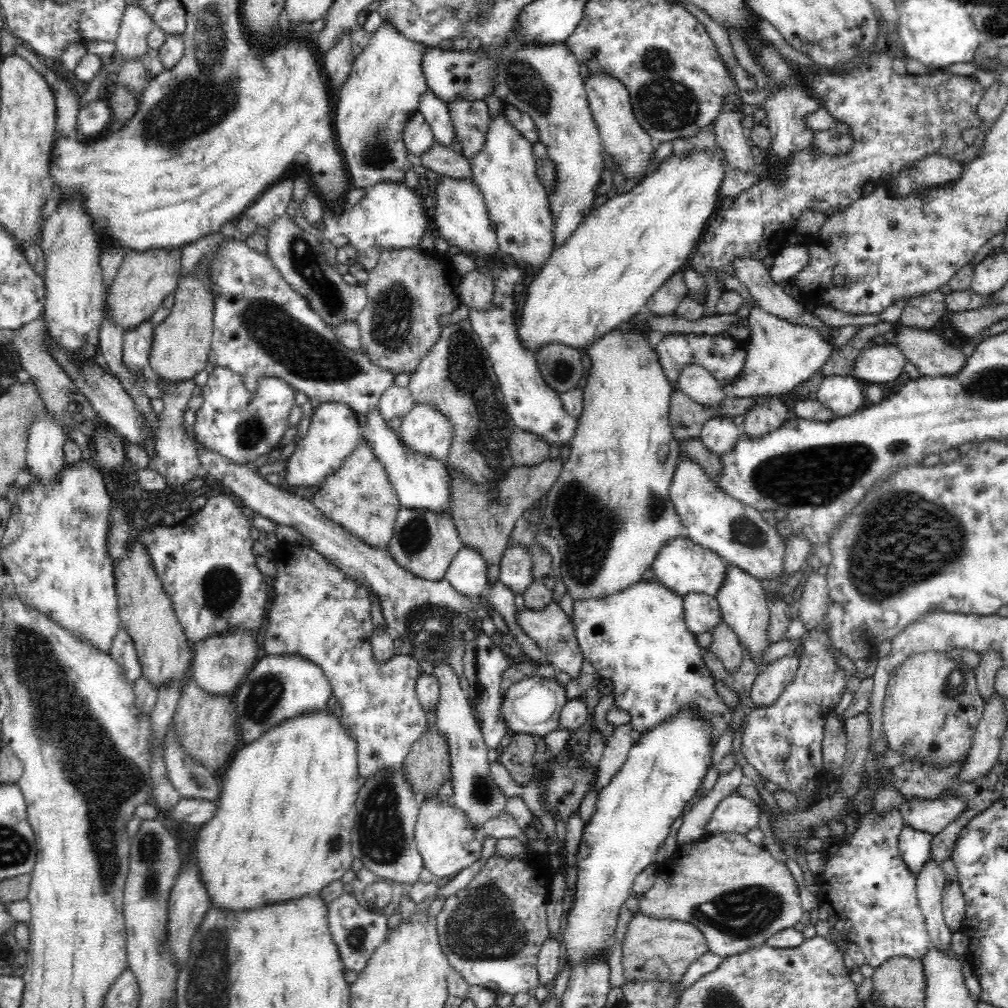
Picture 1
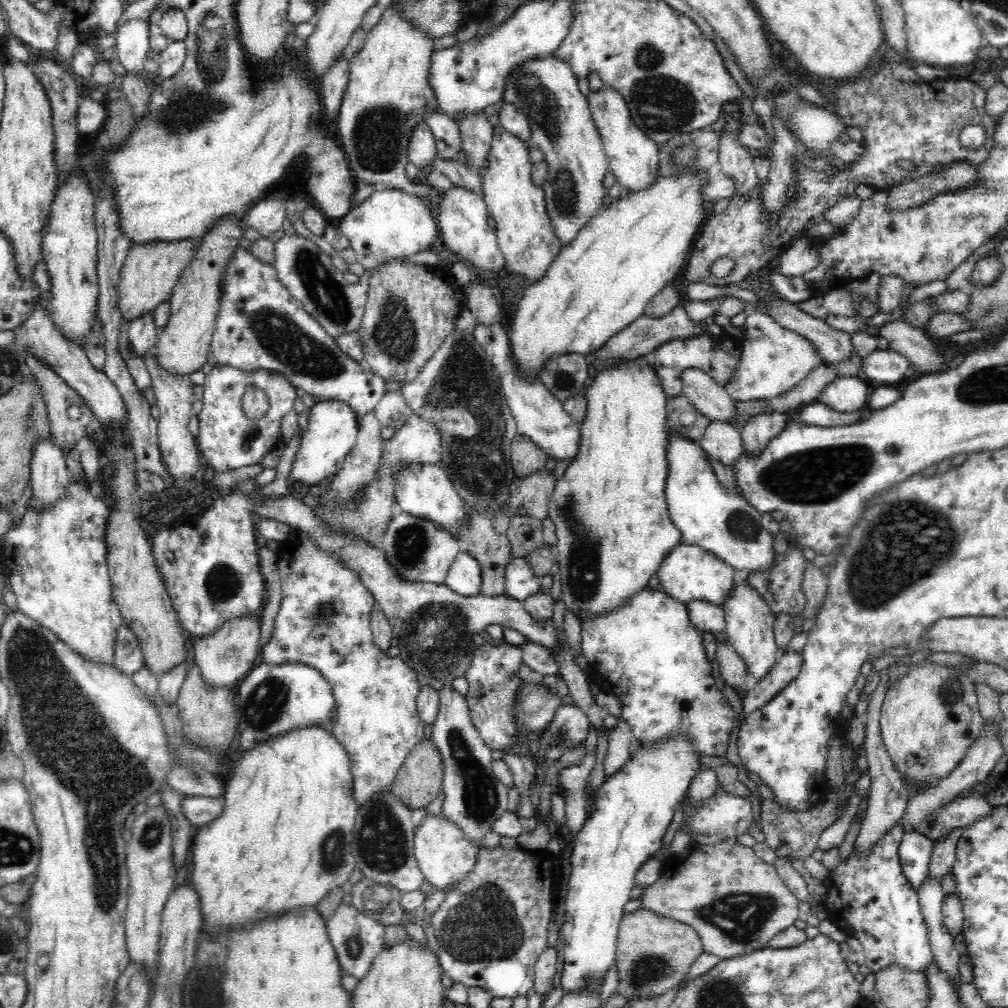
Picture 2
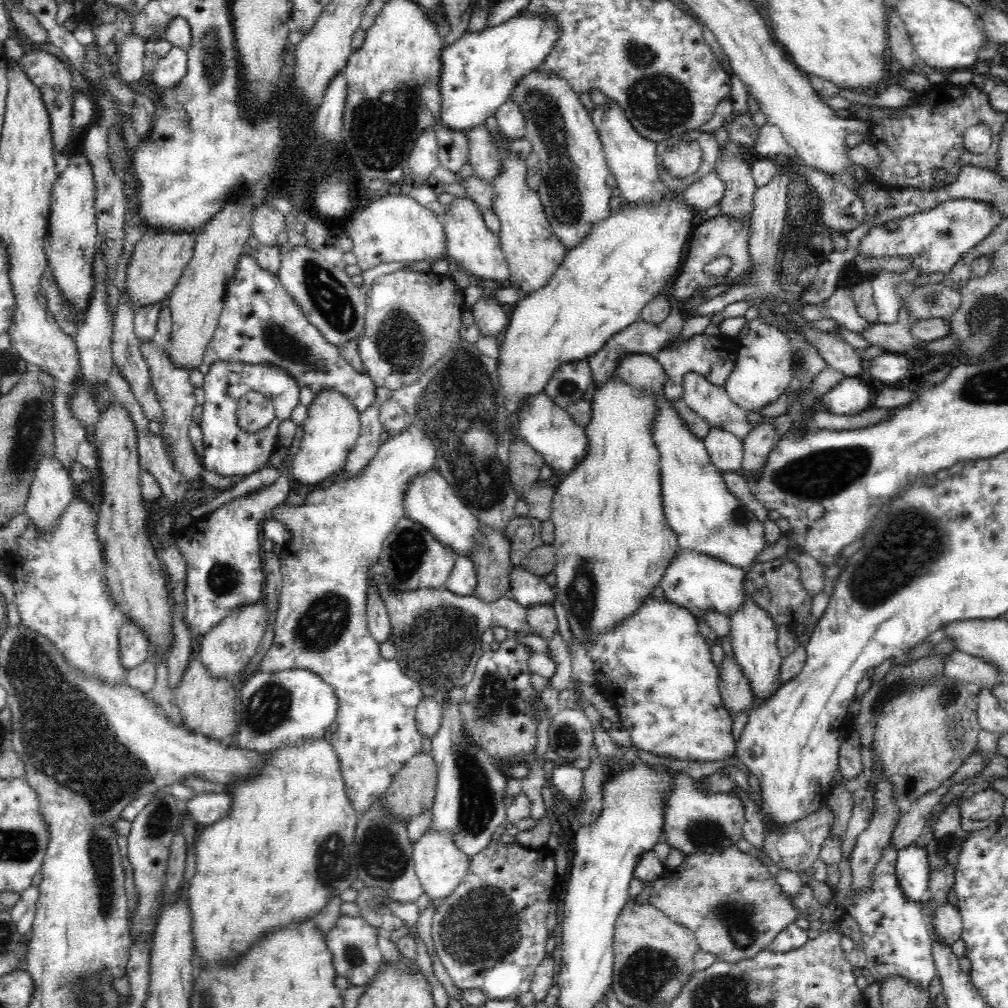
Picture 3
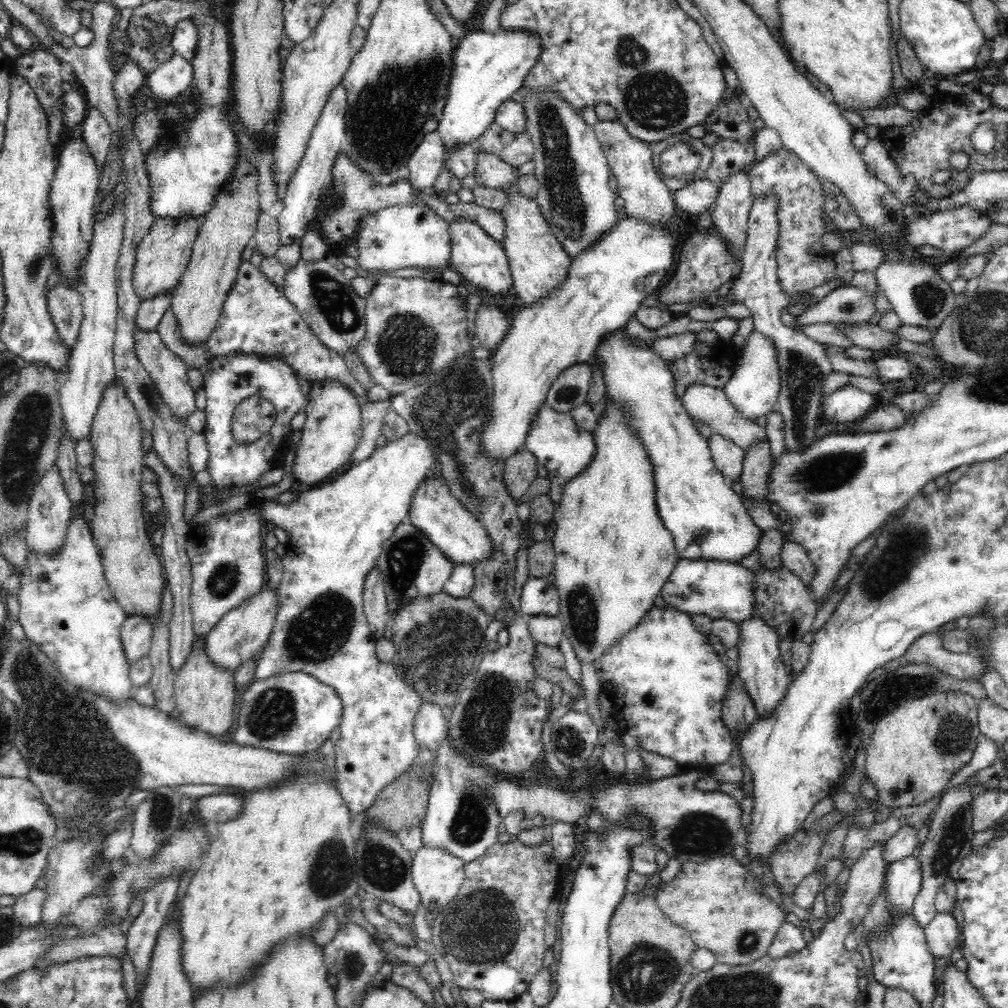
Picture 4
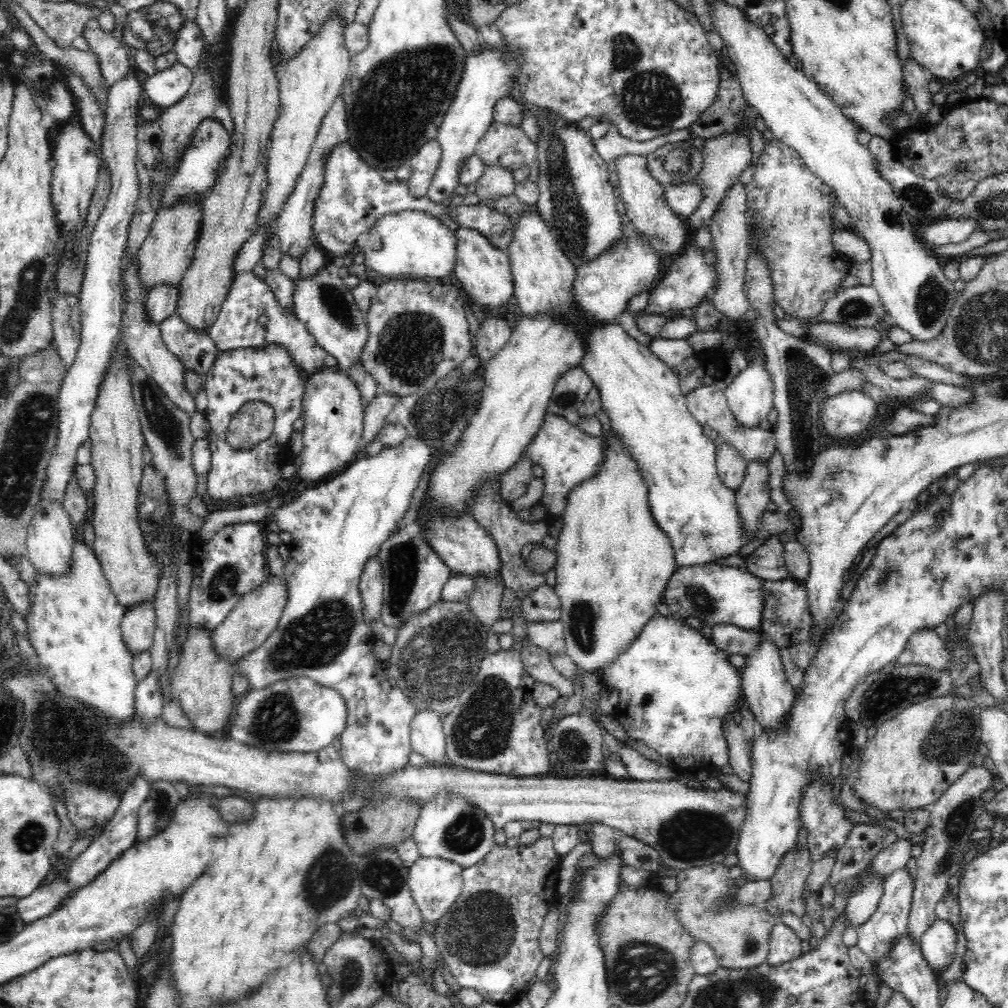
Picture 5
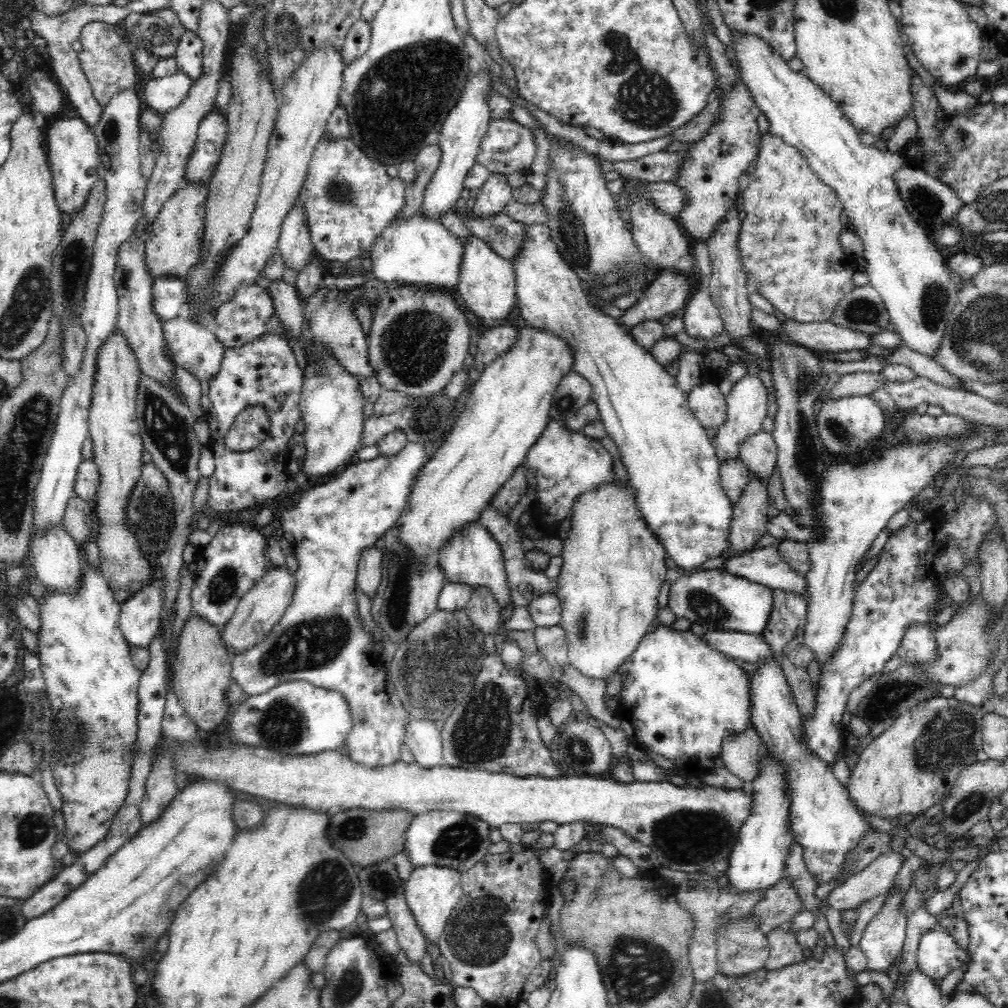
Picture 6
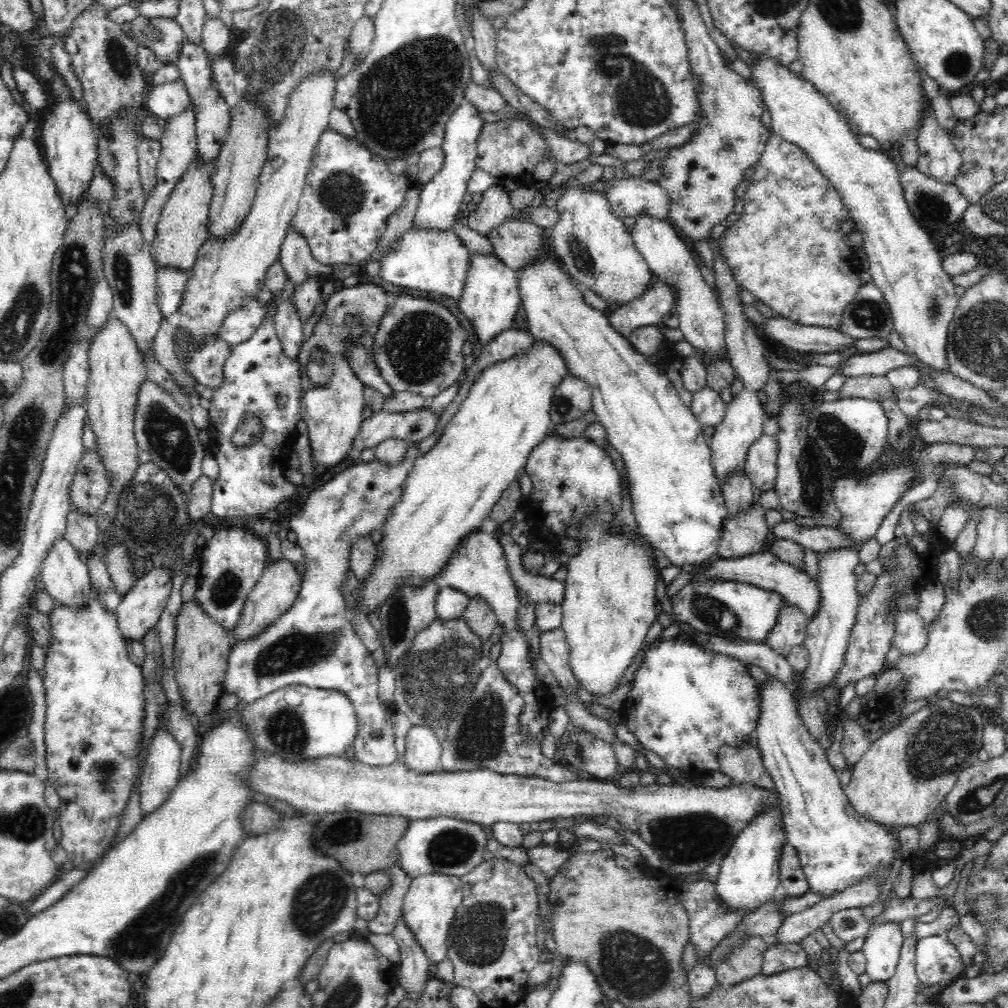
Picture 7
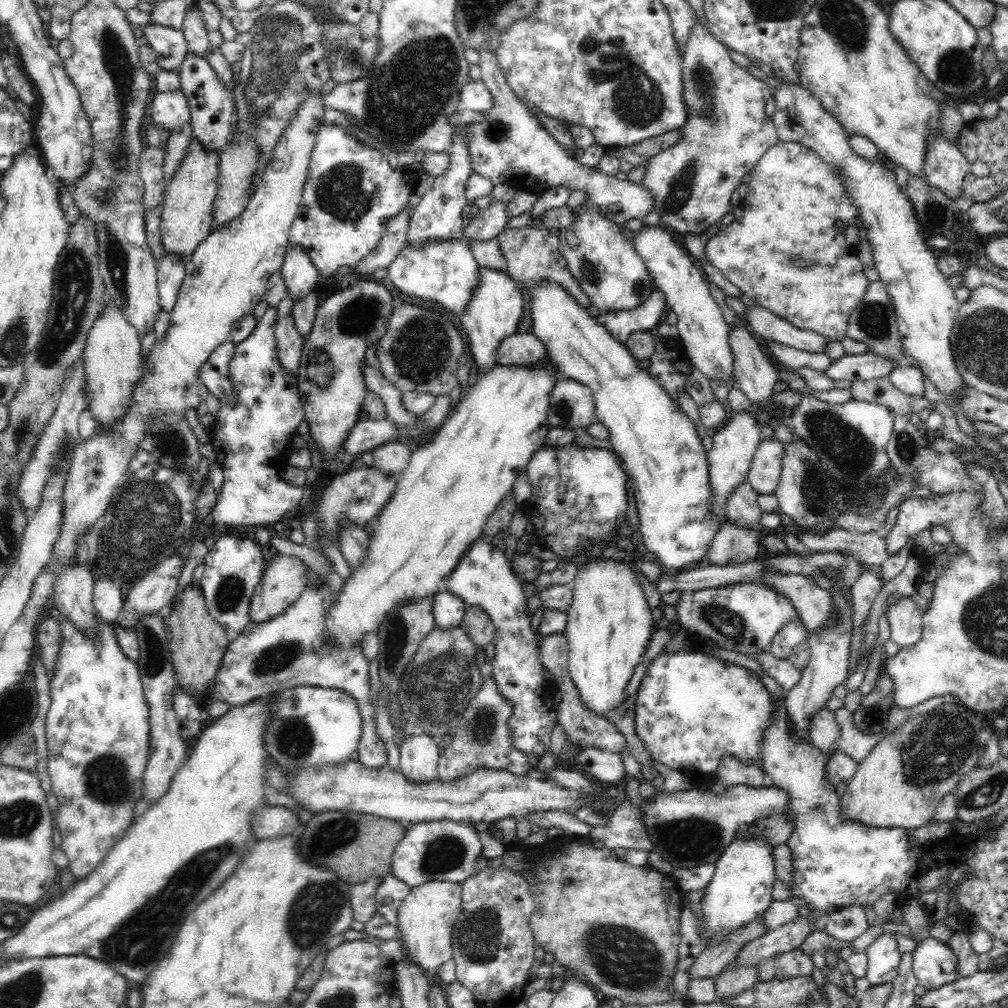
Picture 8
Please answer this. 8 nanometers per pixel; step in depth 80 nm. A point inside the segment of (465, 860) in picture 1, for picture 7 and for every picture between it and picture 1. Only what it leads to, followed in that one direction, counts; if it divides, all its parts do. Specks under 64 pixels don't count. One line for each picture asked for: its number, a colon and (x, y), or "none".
2: (444, 856)
3: (440, 866)
4: (438, 876)
5: (435, 884)
6: (432, 892)
7: (431, 903)

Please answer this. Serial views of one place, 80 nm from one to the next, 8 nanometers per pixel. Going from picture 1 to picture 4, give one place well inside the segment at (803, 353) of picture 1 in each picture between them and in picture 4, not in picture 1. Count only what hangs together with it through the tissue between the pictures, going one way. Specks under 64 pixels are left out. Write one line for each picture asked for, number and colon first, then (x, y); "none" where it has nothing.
2: (773, 359)
3: (764, 363)
4: (753, 388)

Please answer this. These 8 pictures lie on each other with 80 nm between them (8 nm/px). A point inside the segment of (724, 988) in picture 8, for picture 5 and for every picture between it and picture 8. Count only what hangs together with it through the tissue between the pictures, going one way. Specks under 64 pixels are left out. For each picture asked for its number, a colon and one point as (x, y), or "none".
5: (740, 935)
6: (743, 948)
7: (746, 962)

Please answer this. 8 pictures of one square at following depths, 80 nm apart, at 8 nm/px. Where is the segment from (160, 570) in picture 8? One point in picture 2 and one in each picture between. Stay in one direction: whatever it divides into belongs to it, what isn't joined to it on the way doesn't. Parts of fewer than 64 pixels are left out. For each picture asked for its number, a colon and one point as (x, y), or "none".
2: (129, 658)
3: (134, 645)
4: (137, 631)
5: (138, 626)
6: (139, 617)
7: (140, 608)

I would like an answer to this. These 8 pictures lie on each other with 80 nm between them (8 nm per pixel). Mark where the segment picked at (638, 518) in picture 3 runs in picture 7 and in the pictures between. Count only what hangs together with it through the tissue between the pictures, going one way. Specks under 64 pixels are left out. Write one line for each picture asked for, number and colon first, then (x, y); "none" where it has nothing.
4: (613, 555)
5: (613, 563)
6: (613, 567)
7: (609, 604)

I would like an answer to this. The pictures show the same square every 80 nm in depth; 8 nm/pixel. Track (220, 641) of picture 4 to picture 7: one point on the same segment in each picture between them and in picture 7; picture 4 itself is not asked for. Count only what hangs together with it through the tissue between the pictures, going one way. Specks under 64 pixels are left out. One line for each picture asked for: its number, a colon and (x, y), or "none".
5: (256, 615)
6: (259, 610)
7: (278, 587)

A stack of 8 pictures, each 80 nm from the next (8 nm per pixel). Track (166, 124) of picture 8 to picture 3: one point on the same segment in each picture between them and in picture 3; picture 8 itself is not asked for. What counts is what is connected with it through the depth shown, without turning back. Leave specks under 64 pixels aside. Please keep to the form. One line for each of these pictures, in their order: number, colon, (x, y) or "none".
3: (169, 71)
4: (171, 80)
5: (164, 89)
6: (164, 94)
7: (165, 101)

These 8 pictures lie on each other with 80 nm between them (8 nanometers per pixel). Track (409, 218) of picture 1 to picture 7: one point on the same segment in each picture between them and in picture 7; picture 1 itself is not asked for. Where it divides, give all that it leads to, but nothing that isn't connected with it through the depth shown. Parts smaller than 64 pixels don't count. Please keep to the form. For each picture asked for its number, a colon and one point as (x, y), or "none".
2: (390, 225)
3: (393, 228)
4: (400, 237)
5: (412, 244)
6: (420, 252)
7: (424, 261)

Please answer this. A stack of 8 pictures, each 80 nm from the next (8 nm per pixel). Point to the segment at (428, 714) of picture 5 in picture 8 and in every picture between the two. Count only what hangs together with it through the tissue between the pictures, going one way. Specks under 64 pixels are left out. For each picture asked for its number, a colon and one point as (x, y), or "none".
6: (423, 739)
7: (423, 751)
8: (418, 759)

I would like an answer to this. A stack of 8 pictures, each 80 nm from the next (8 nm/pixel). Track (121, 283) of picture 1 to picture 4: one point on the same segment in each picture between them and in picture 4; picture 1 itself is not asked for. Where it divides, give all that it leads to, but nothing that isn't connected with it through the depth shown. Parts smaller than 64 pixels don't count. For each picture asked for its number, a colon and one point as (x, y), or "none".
2: (151, 270)
3: (160, 258)
4: (163, 256)

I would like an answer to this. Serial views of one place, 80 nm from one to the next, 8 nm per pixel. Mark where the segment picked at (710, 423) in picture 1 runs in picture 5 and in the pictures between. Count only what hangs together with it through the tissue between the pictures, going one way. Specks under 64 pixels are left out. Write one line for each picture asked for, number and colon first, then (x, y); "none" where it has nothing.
2: (721, 442)
3: (726, 452)
4: (728, 458)
5: (731, 467)

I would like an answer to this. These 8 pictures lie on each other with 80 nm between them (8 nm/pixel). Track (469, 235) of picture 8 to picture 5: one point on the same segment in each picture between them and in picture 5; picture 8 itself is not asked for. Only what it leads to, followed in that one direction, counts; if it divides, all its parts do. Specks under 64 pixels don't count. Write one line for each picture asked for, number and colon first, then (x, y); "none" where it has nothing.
5: (496, 182)
6: (493, 198)
7: (495, 210)

